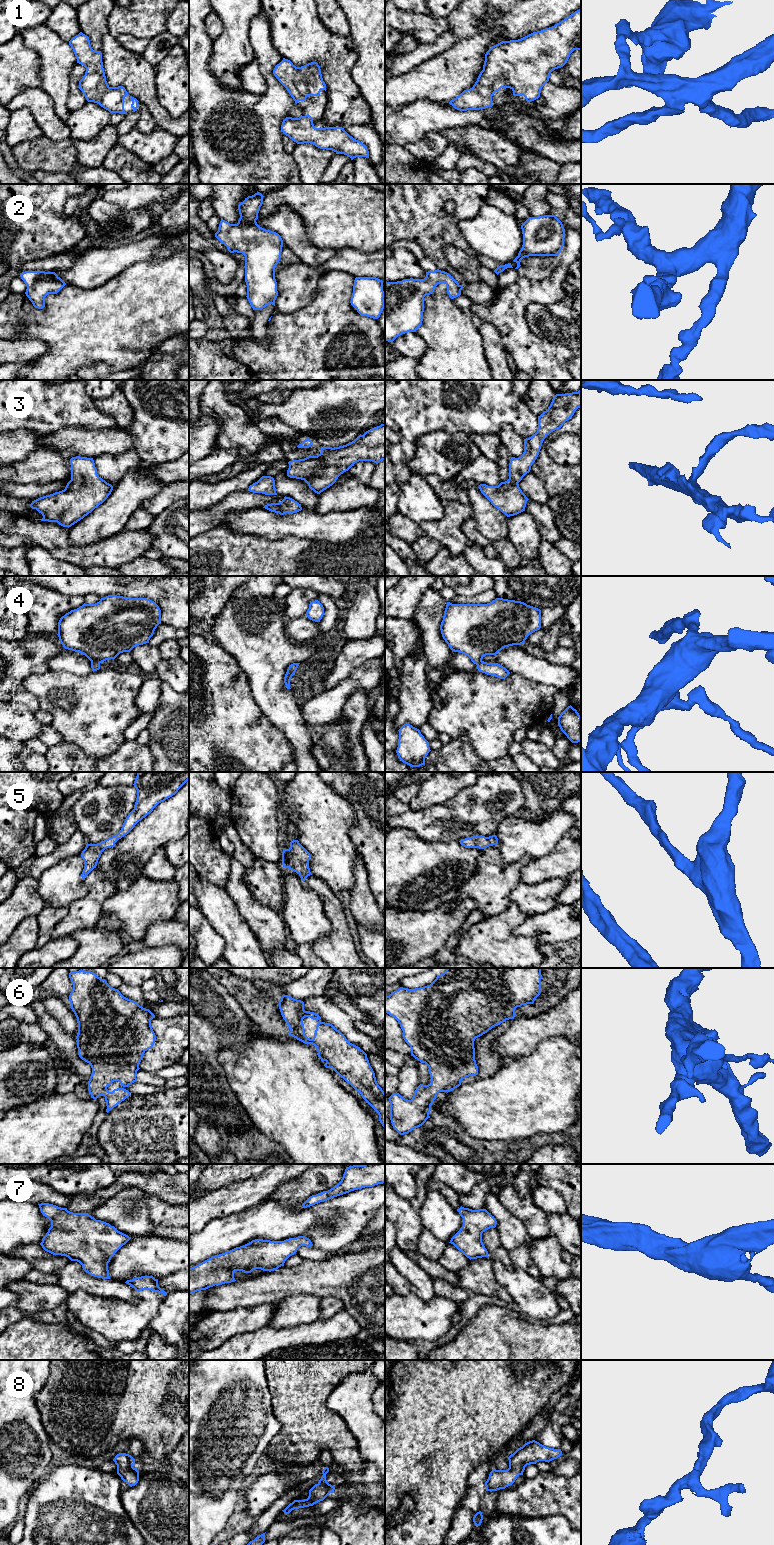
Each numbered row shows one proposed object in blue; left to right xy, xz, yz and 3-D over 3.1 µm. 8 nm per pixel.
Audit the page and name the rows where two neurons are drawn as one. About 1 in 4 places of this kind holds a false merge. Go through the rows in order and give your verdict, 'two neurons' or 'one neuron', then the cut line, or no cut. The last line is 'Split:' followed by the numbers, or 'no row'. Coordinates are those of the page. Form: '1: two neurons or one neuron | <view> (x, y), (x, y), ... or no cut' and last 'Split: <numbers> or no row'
1: one neuron | no cut
2: one neuron | no cut
3: one neuron | no cut
4: one neuron | no cut
5: one neuron | no cut
6: one neuron | no cut
7: one neuron | no cut
8: one neuron | no cut
Split: no row

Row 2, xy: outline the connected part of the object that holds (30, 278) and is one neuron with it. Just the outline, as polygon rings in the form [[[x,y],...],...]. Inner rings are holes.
[[[25,271],[20,277],[27,286],[26,296],[38,309],[45,307],[48,294],[57,294],[66,285],[55,272]]]

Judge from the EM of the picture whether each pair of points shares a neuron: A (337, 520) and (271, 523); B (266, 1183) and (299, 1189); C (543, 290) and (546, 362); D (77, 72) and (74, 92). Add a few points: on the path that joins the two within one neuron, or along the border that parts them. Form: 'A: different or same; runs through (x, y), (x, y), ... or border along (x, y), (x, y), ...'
A: same; runs through (321, 524), (287, 524)
B: different; border along (299, 1175), (282, 1182), (265, 1199)
C: same; runs through (523, 302), (519, 306), (519, 334), (527, 342)
D: same; runs through (75, 77), (74, 87)

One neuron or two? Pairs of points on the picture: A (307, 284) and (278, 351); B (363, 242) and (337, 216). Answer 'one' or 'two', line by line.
A: two
B: one

